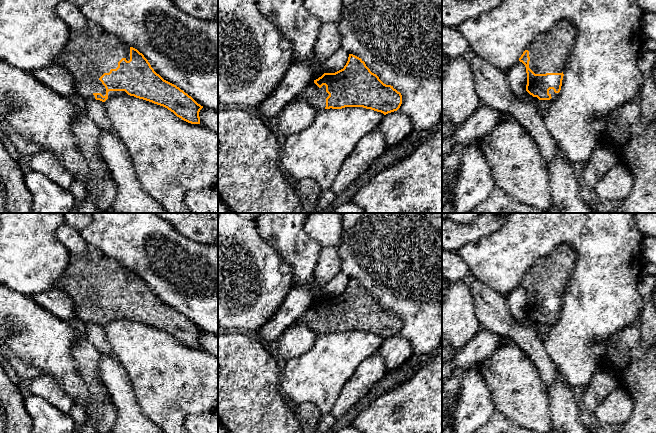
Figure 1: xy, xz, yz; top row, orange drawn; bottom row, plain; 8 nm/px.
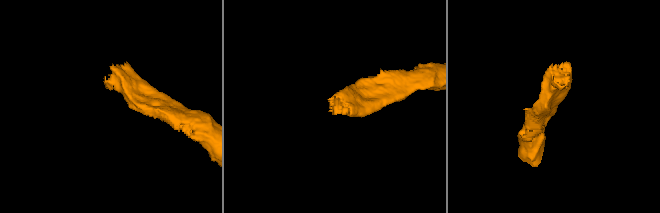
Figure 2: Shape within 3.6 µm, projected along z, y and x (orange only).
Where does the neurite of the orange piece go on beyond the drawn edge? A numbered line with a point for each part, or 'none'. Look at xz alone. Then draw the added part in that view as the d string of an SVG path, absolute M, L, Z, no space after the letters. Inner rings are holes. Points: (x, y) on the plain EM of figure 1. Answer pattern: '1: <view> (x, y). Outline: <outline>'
1: xz (316, 321). Outline: M314 304L310 307L310 312L305 316L302 316L297 320L295 324L300 325L301 322L304 322L307 328L312 330L316 334L325 333L326 331L326 322L329 318L326 316L326 310L323 309L319 312Z

